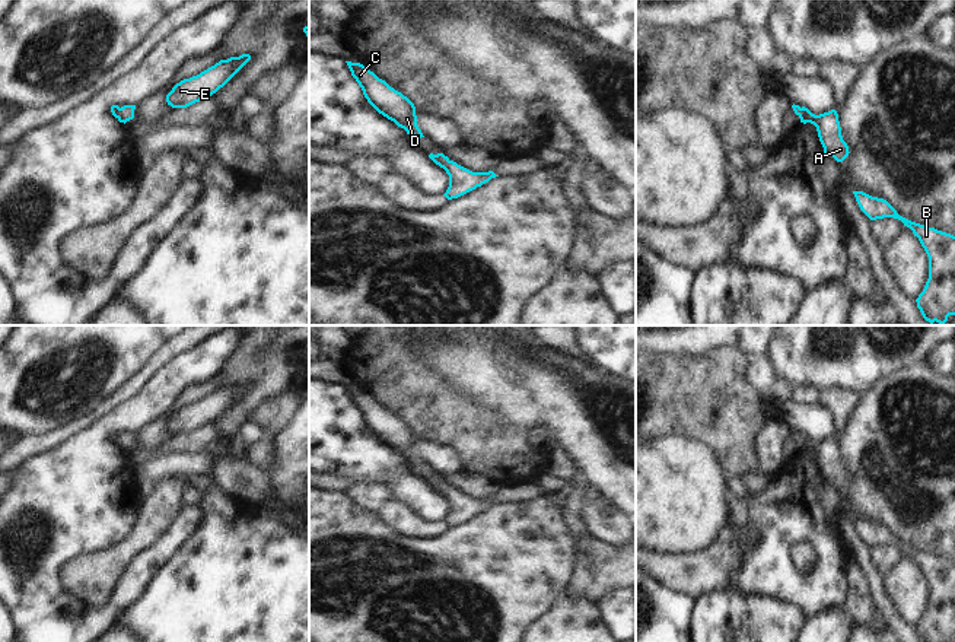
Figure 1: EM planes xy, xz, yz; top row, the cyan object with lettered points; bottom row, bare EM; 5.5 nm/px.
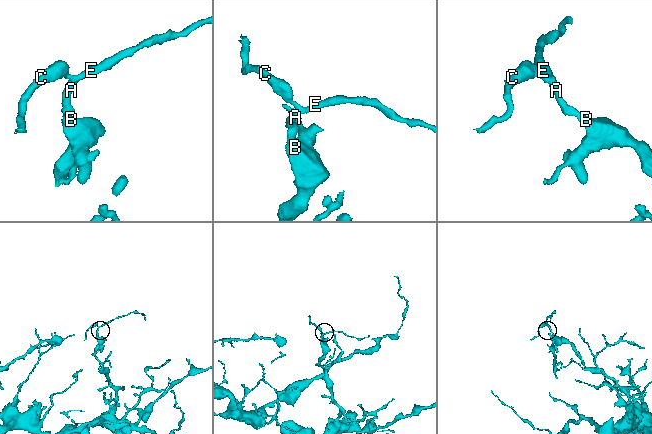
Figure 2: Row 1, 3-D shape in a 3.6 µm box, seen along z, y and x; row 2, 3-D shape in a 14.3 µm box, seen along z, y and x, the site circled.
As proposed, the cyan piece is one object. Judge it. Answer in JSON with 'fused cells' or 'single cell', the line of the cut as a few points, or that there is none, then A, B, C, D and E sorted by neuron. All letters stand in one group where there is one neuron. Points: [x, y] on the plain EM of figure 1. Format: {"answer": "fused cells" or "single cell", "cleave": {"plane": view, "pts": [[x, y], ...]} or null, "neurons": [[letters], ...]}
{"answer": "single cell", "cleave": null, "neurons": [["A", "B", "C", "D", "E"]]}

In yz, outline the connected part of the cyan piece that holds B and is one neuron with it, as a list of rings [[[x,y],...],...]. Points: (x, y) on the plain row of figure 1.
[[[853,518],[860,537],[870,546],[894,544],[910,554],[929,584],[929,606],[916,626],[921,642],[955,642],[955,563],[911,549],[884,525]]]

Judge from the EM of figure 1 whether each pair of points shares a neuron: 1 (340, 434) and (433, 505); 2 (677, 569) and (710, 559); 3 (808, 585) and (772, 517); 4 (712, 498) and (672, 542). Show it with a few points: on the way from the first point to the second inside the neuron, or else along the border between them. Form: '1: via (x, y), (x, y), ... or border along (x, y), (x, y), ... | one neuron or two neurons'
1: via (363, 457), (381, 464), (410, 492) | one neuron
2: via (685, 569), (702, 568) | one neuron
3: via (789, 572), (776, 559), (776, 536) | one neuron
4: via (702, 508), (678, 531) | one neuron

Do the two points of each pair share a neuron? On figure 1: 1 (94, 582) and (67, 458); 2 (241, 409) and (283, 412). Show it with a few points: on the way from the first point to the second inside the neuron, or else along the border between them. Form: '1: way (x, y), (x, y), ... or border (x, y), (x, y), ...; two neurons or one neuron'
1: border (120, 542), (64, 562), (59, 574); two neurons
2: border (280, 391), (261, 400), (245, 419); two neurons

